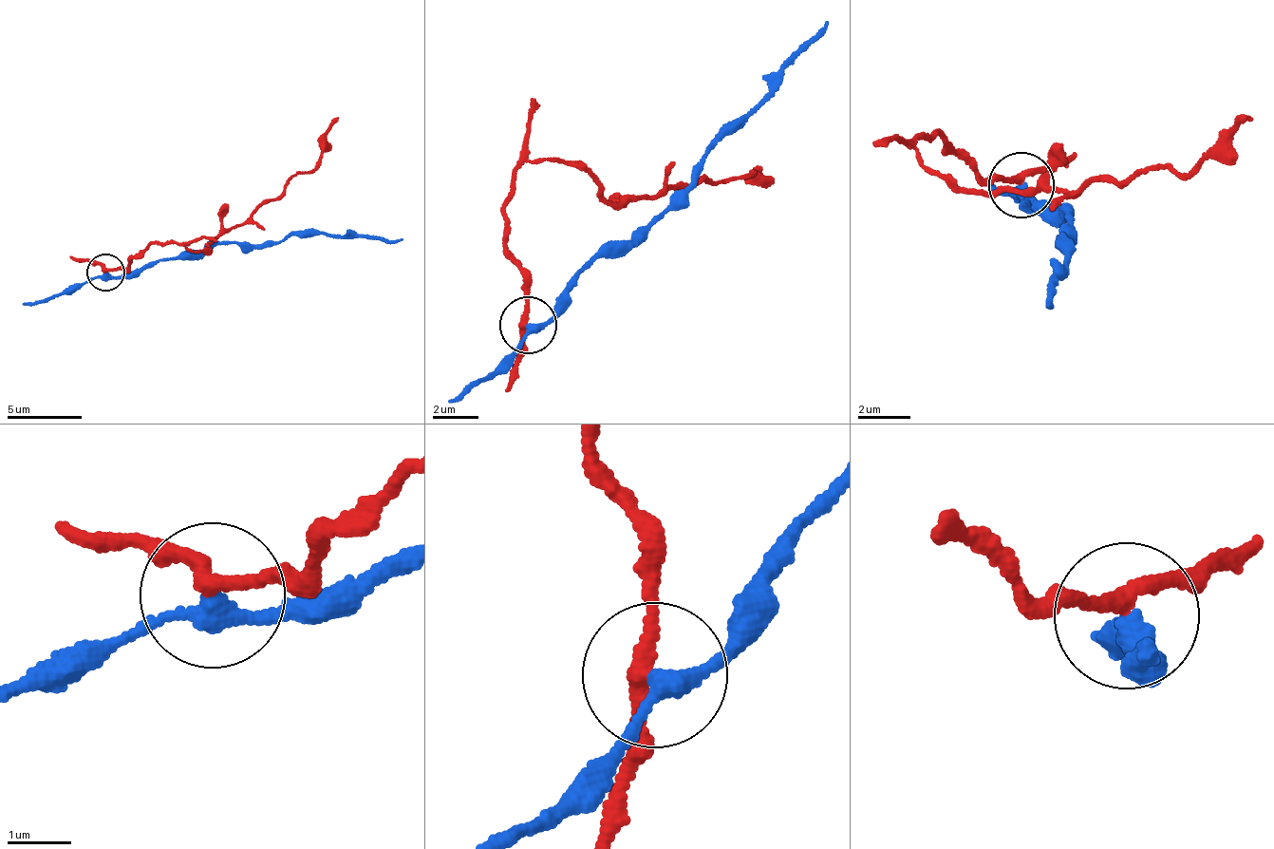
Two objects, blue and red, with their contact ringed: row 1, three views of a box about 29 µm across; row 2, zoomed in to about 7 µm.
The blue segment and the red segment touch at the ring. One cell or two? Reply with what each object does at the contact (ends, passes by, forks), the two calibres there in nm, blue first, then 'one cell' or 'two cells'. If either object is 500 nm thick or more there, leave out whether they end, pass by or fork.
blue passes by; red passes by; calibres 260 and 220 nm; two cells

